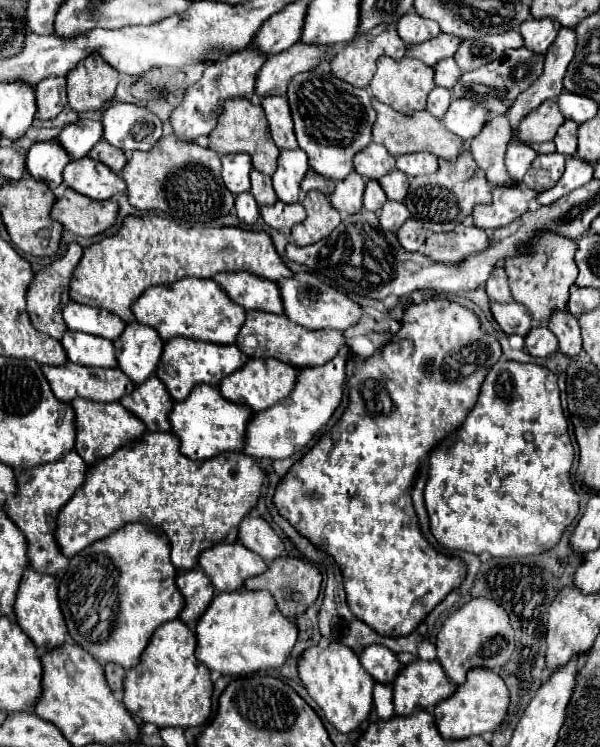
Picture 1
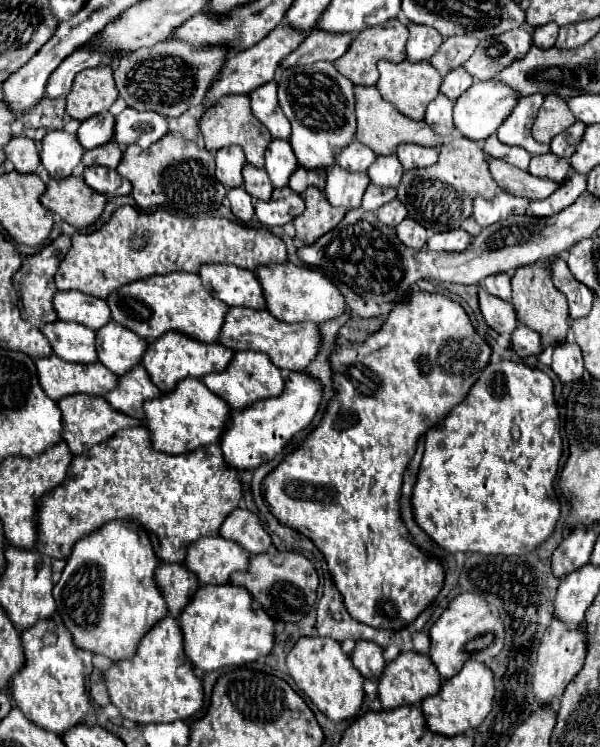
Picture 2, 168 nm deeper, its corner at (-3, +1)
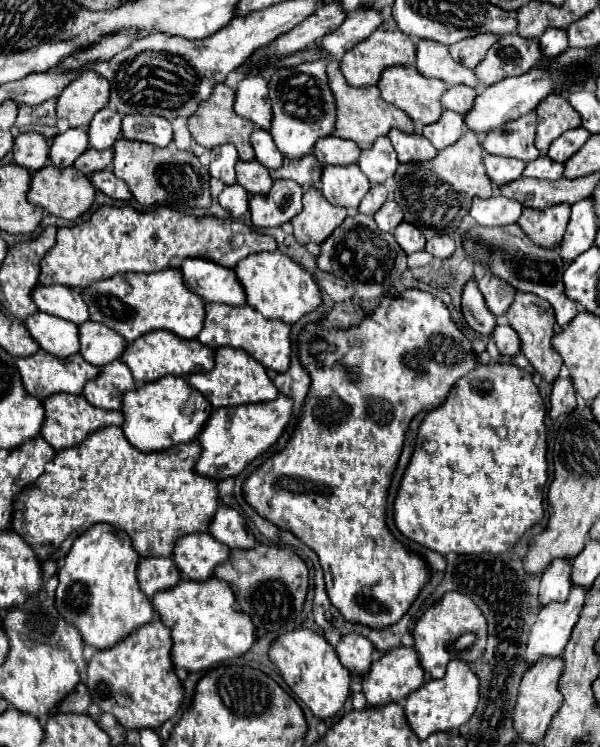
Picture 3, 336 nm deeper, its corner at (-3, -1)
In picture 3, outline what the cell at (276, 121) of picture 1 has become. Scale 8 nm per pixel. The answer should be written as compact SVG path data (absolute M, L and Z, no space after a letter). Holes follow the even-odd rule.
M250 73L250 75L246 75L238 83L238 87L236 87L236 99L234 99L234 111L240 117L250 119L256 127L262 127L262 129L270 127L270 99L266 95L266 79L260 73Z

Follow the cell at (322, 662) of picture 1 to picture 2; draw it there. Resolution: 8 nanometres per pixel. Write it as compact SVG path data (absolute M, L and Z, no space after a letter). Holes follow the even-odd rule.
M300 637L286 657L288 671L296 685L310 697L310 701L332 721L340 723L358 715L364 703L364 677L352 665L352 659L342 651L338 641L328 637Z

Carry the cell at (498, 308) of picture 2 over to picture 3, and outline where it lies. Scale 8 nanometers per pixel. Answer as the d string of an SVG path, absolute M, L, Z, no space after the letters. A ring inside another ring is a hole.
M470 279L462 287L460 307L462 307L462 315L464 315L466 323L480 335L490 335L490 331L496 327L494 315L490 315L490 311L486 311L486 303L482 303L482 295L478 291L476 281Z

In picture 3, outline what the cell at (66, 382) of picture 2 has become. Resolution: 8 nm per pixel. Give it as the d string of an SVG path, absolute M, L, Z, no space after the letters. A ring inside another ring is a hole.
M38 351L30 357L16 359L16 369L20 373L22 385L36 399L46 399L48 395L54 395L54 393L60 393L60 391L78 395L78 393L82 393L82 387L86 385L86 381L90 381L90 379L94 379L94 375L98 375L98 369L94 365L86 363L82 359L82 355L70 355L66 359L58 359L58 357L54 357L50 353L44 353L44 351Z

